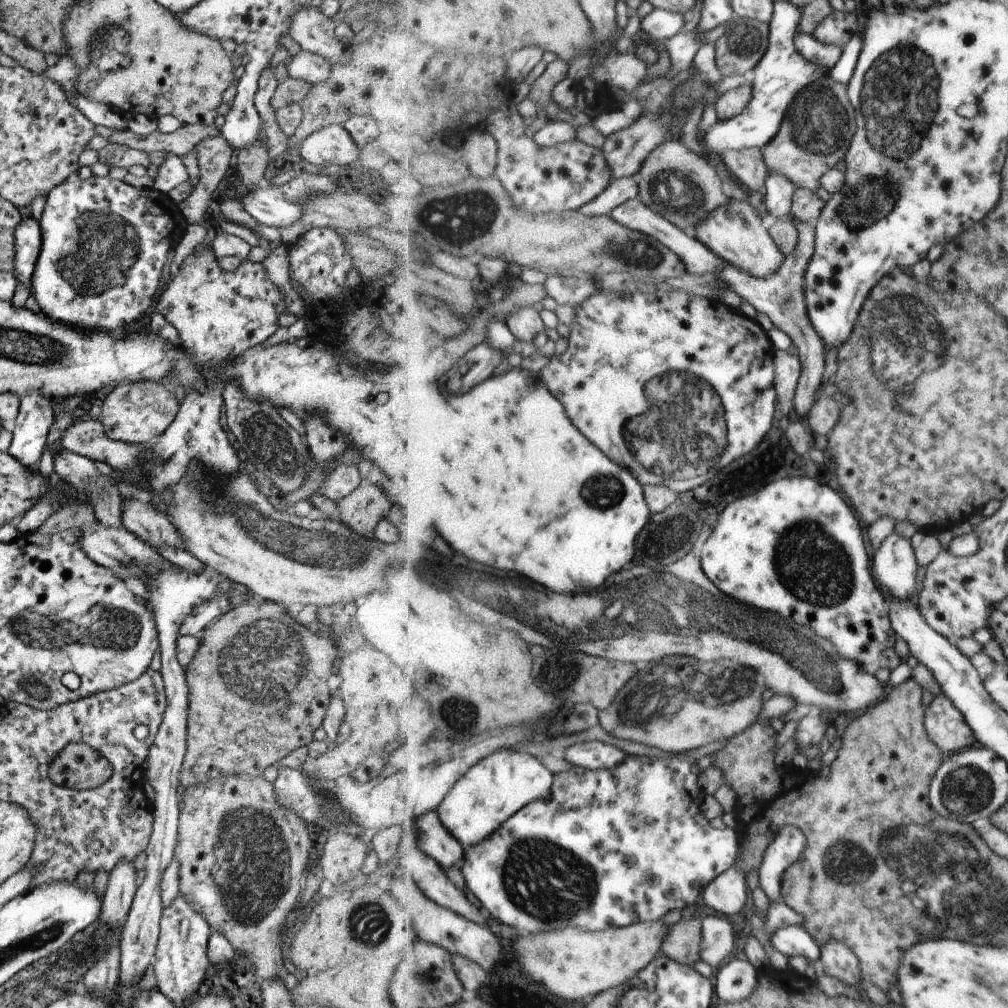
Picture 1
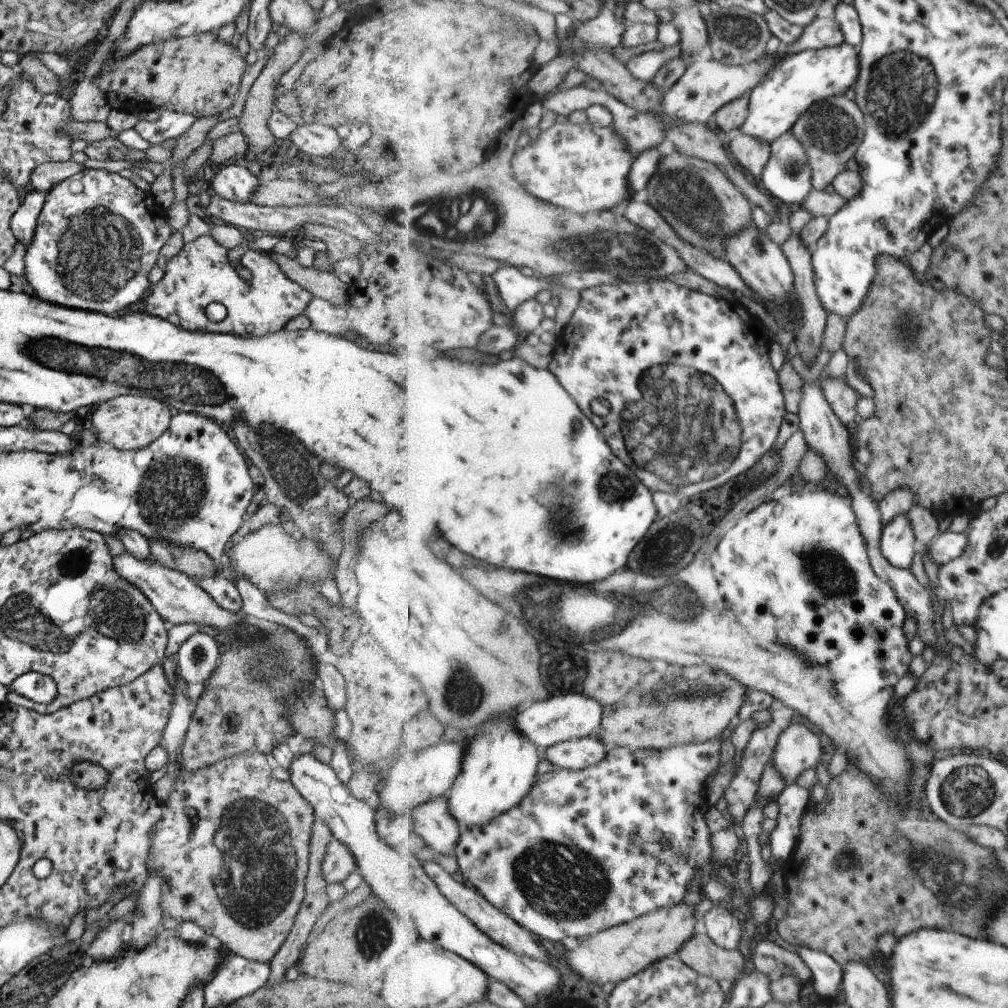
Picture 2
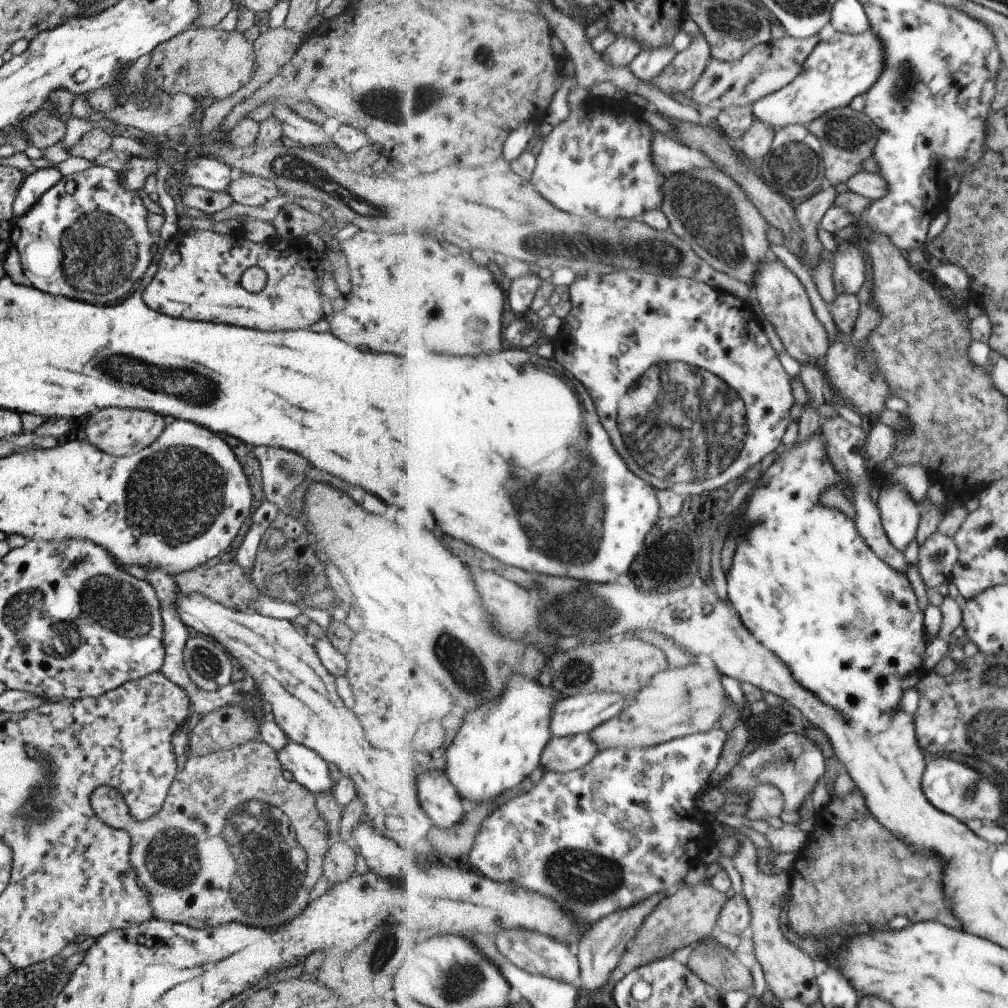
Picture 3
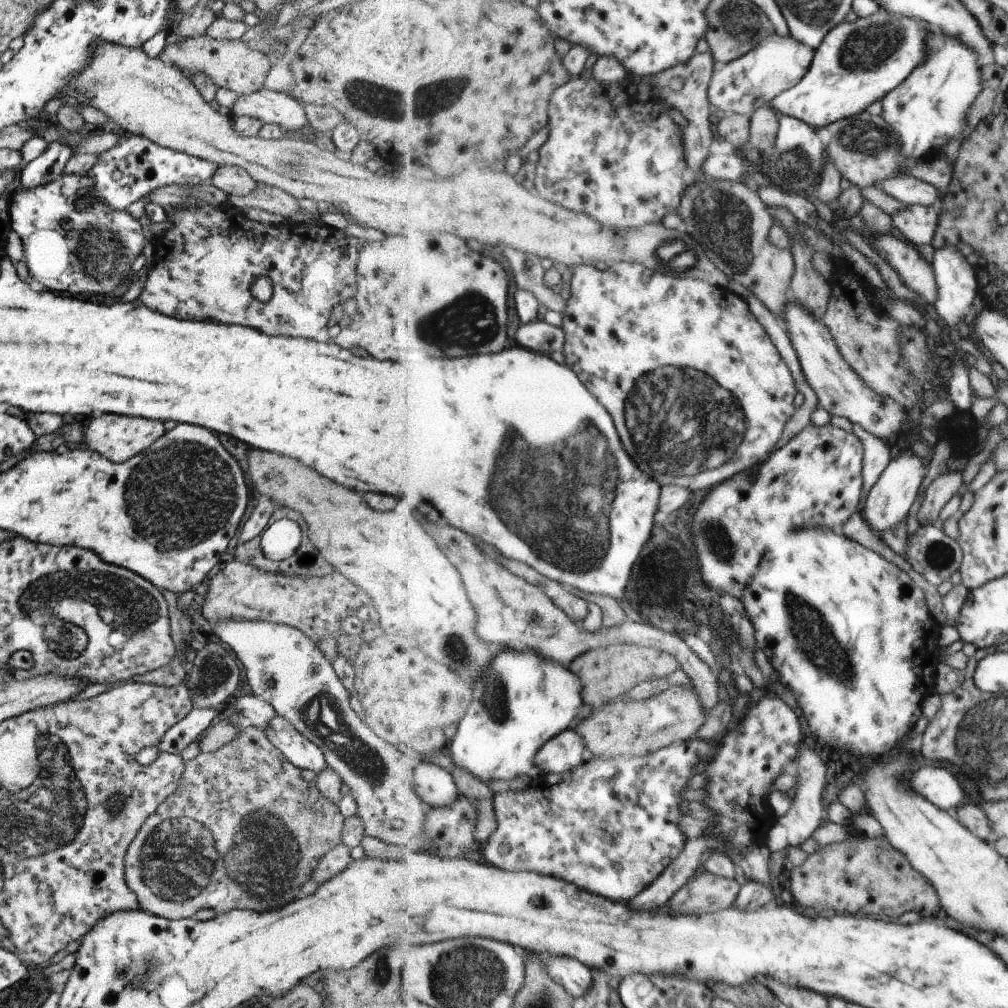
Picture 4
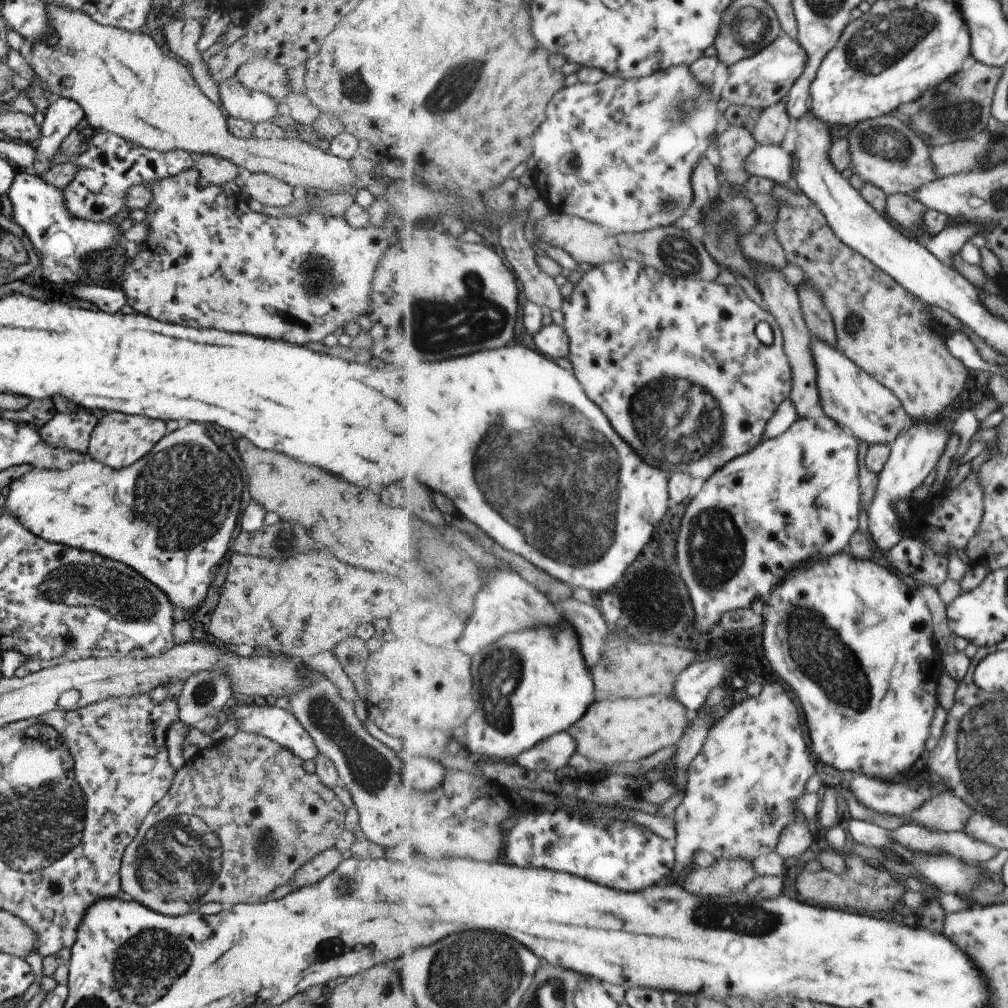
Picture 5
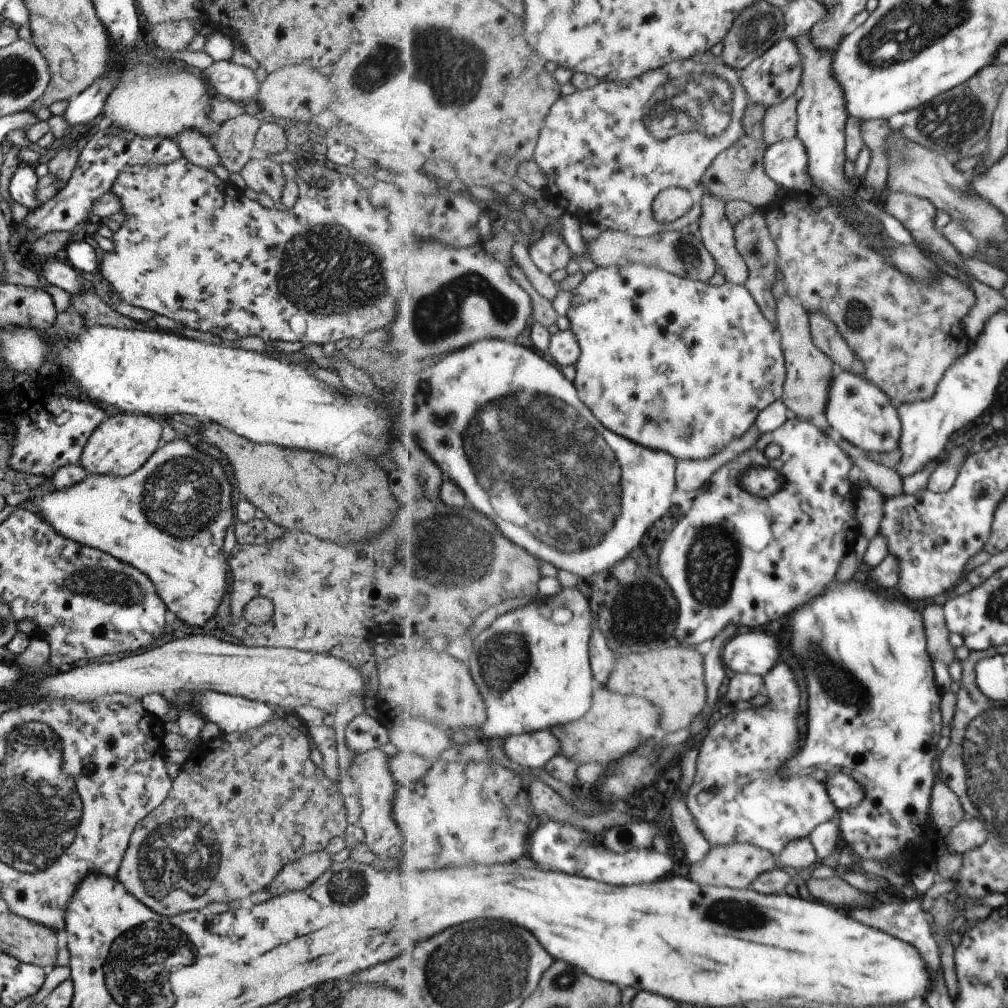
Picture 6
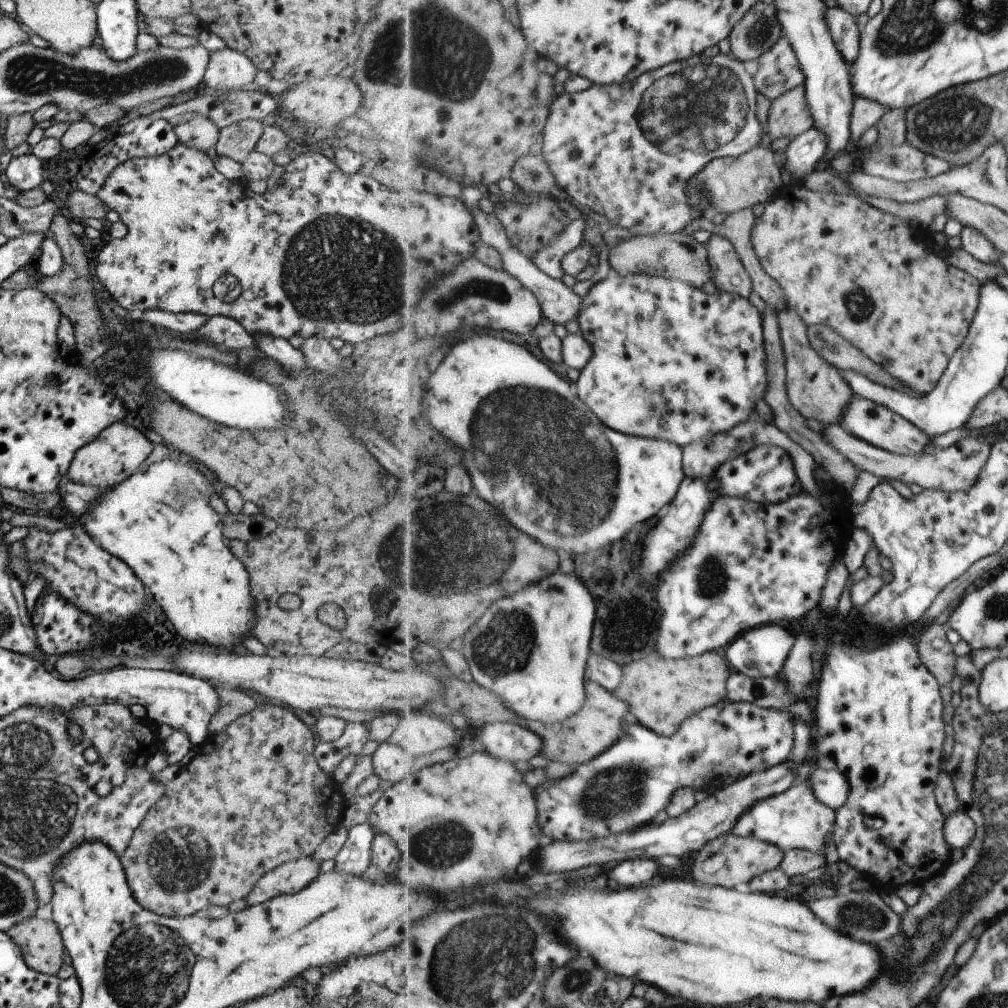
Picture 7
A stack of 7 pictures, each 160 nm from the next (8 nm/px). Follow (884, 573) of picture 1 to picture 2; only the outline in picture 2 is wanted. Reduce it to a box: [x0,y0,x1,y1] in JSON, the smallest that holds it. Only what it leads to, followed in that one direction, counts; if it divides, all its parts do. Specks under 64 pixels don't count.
[882,513,915,569]

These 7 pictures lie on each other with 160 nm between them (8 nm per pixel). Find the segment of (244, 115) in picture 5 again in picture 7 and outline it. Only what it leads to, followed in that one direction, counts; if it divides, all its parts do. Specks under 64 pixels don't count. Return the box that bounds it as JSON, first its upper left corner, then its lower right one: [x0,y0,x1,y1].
[202,46,256,92]

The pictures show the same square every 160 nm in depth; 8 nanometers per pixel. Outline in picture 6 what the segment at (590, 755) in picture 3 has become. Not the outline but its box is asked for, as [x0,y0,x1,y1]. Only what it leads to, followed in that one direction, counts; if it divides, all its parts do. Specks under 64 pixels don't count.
[503,729,561,769]

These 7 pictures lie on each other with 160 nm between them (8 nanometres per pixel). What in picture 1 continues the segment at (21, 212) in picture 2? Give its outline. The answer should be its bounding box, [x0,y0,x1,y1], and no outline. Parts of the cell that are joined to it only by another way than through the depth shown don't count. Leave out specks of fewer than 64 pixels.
[11,215,41,287]

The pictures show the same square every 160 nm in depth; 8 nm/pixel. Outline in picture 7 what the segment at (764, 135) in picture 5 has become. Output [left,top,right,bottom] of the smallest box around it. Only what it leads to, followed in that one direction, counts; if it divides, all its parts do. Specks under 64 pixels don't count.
[768,85,815,140]

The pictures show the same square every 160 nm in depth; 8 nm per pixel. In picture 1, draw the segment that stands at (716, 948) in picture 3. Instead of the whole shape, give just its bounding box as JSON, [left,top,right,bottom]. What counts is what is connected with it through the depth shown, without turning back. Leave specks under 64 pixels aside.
[661,918,702,966]

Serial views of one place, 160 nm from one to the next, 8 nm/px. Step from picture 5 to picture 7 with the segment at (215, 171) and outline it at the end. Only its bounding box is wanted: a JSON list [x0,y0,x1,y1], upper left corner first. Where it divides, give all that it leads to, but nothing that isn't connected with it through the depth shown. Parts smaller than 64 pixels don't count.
[172,112,218,150]

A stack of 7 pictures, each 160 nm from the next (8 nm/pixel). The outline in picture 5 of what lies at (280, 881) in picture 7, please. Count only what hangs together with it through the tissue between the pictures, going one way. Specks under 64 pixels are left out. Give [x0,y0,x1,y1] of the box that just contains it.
[288,847,342,888]

